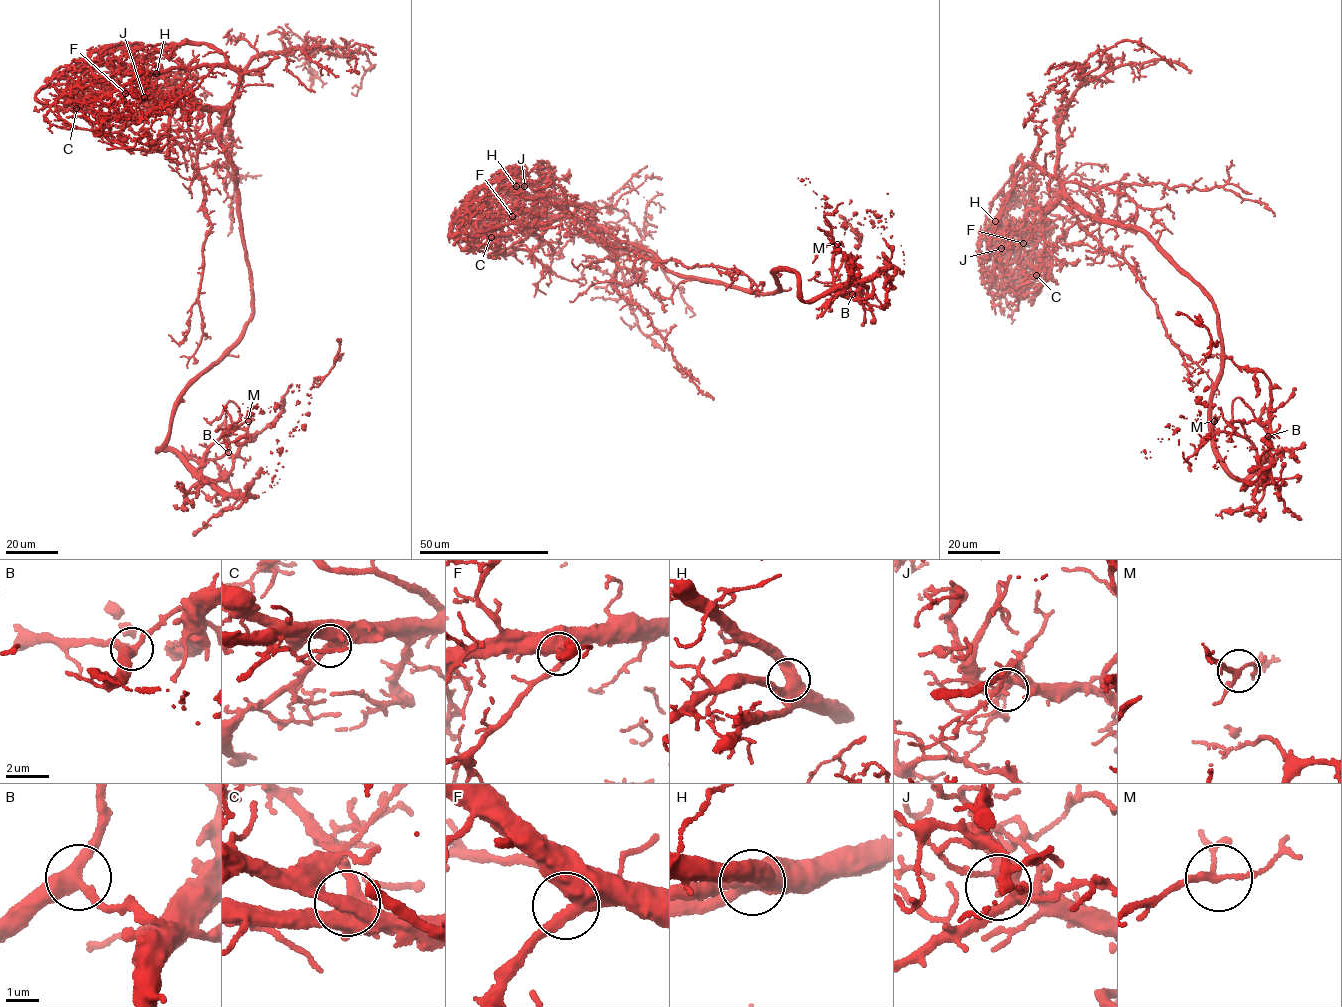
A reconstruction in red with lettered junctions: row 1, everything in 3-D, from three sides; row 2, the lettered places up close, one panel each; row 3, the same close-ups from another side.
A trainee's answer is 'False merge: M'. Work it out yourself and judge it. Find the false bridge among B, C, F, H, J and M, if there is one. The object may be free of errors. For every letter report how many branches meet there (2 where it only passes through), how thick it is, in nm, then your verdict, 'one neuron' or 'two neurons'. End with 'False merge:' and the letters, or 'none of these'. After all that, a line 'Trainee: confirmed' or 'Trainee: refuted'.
B: 3 branches meet; 360 nm thick; one neuron
C: 3 branches meet; 420 nm thick; one neuron
F: 3 branches meet; 400 nm thick; one neuron
H: 3 branches meet; 480 nm thick; one neuron
J: 5 branches meet; 300 nm thick; one neuron
M: 3 branches meet; 170 nm thick; two neurons
False merge: M
Trainee: confirmed

